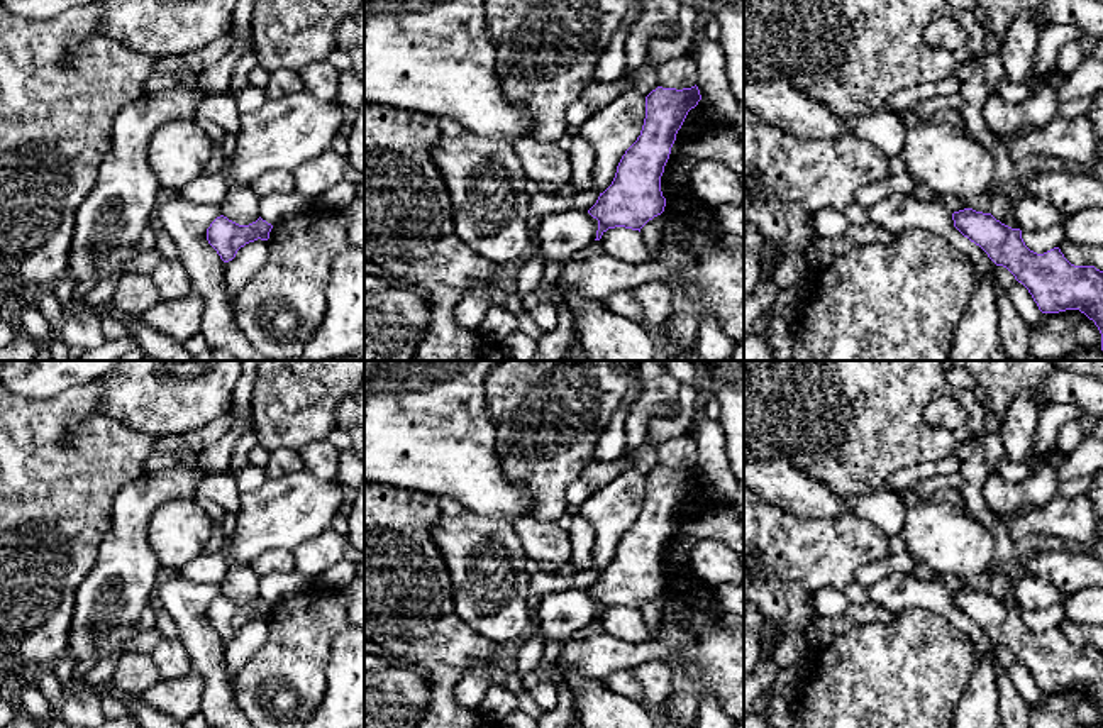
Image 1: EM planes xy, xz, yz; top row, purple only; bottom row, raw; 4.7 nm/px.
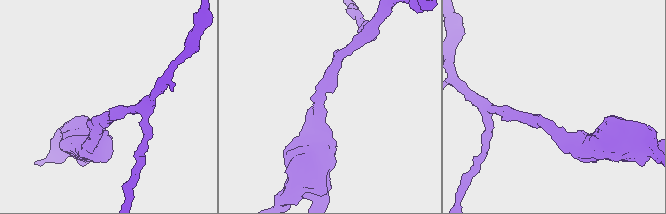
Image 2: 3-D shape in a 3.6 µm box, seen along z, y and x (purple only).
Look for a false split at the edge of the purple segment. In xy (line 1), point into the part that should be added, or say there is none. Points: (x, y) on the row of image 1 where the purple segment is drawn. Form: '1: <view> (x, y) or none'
1: none

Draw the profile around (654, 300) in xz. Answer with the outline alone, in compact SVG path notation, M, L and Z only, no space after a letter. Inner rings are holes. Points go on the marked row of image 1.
M664 283L639 284L624 293L625 298L637 303L642 312L642 325L651 330L659 328L671 315L673 291Z

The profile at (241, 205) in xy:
M232 178L225 179L225 196L222 200L222 215L239 225L249 225L259 218L259 196L251 186L241 186Z

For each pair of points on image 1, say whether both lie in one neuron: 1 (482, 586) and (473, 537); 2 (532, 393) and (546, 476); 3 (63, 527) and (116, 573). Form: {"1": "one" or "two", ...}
{"1": "one", "2": "one", "3": "two"}

